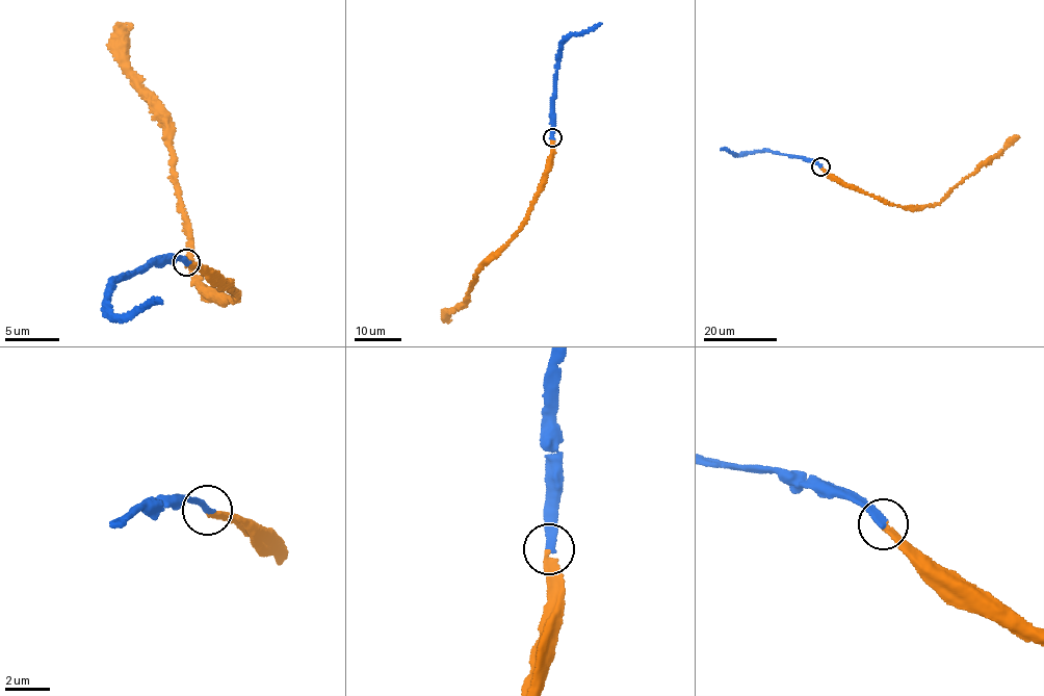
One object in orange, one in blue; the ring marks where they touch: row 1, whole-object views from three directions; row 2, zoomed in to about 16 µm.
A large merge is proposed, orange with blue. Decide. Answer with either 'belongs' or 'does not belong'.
belongs

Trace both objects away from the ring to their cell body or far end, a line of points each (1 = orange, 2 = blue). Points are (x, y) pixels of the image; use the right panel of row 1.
1: (820, 166), (843, 182), (903, 207), (936, 204), (1020, 136)
2: (820, 166), (802, 158), (761, 151), (733, 154), (721, 149)

